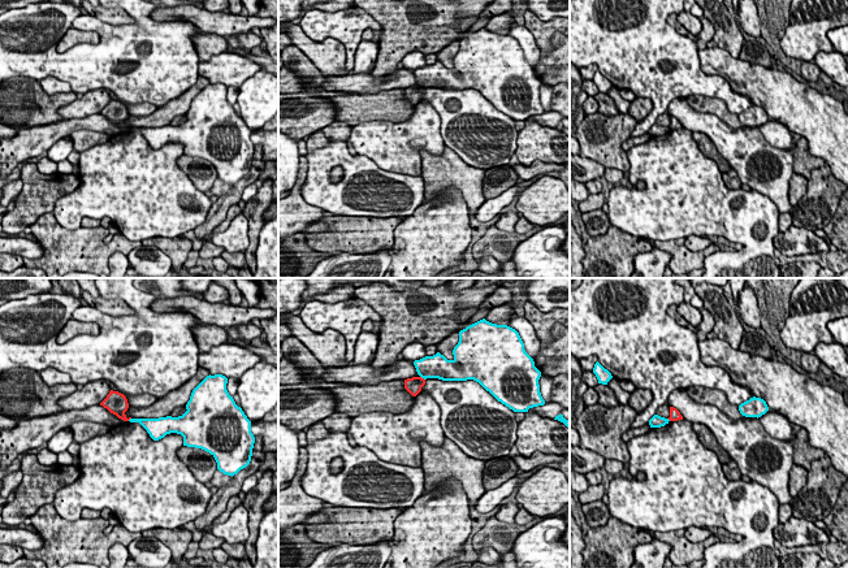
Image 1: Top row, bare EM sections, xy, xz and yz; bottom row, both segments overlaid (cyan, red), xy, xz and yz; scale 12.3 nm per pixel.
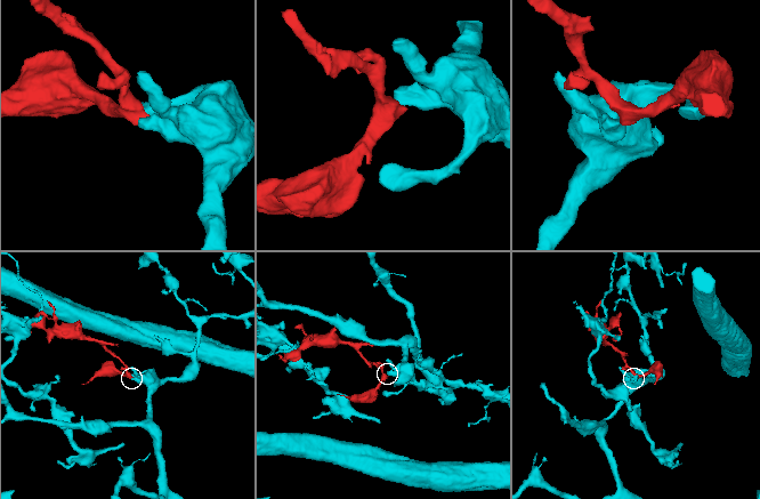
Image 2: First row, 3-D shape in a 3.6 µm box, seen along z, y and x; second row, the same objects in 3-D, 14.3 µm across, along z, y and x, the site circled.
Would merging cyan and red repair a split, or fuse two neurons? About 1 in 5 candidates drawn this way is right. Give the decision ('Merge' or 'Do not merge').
Do not merge

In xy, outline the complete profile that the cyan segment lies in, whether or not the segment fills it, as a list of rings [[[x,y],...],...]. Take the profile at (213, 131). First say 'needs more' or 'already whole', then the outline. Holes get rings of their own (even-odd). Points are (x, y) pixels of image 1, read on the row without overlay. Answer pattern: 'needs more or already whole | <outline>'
already whole | [[[209,83],[192,99],[186,113],[187,120],[182,125],[130,127],[129,130],[139,131],[153,149],[159,149],[170,142],[181,143],[183,155],[209,161],[217,172],[217,178],[233,186],[250,173],[255,146],[251,142],[251,130],[229,104],[226,92],[228,87],[225,84]]]

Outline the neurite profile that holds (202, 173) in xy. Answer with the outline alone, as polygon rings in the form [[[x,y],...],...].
[[[182,155],[177,160],[177,165],[199,191],[209,194],[217,179],[213,164],[202,157]]]

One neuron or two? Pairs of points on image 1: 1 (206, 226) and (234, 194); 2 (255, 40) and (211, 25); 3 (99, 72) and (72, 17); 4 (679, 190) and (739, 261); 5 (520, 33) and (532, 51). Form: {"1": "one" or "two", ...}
{"1": "one", "2": "two", "3": "one", "4": "one", "5": "one"}

